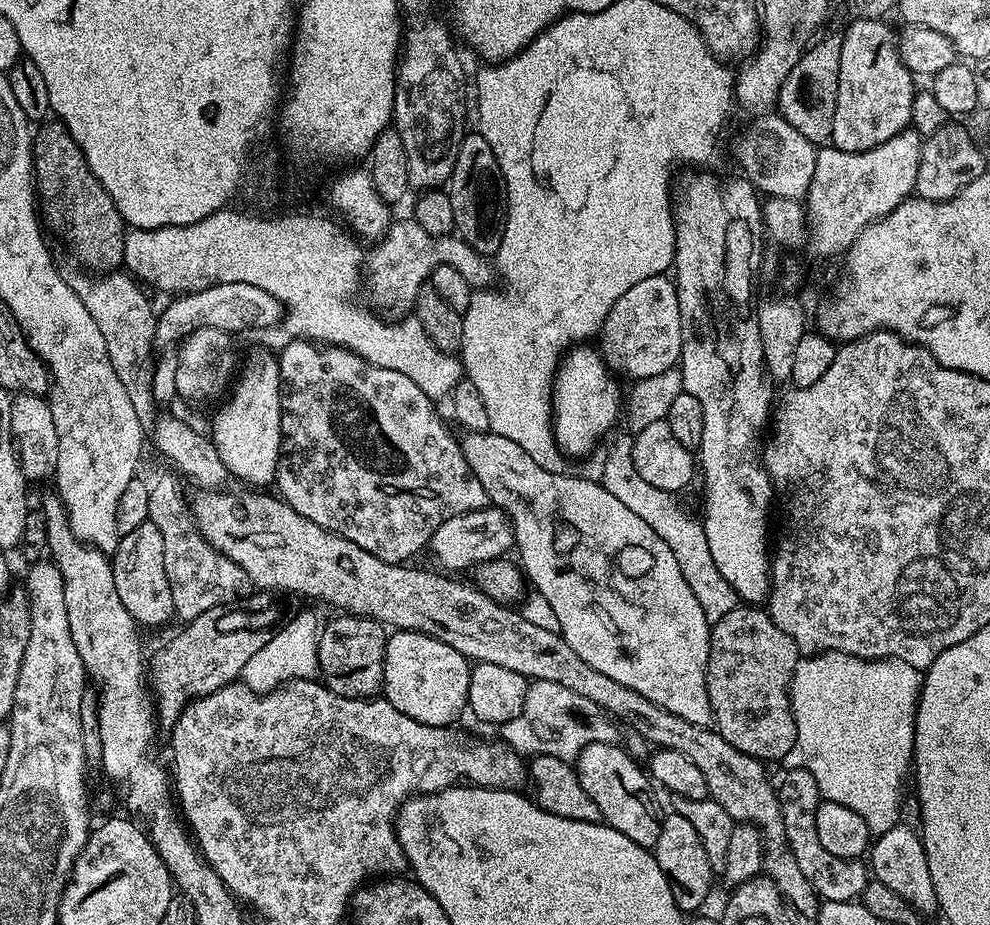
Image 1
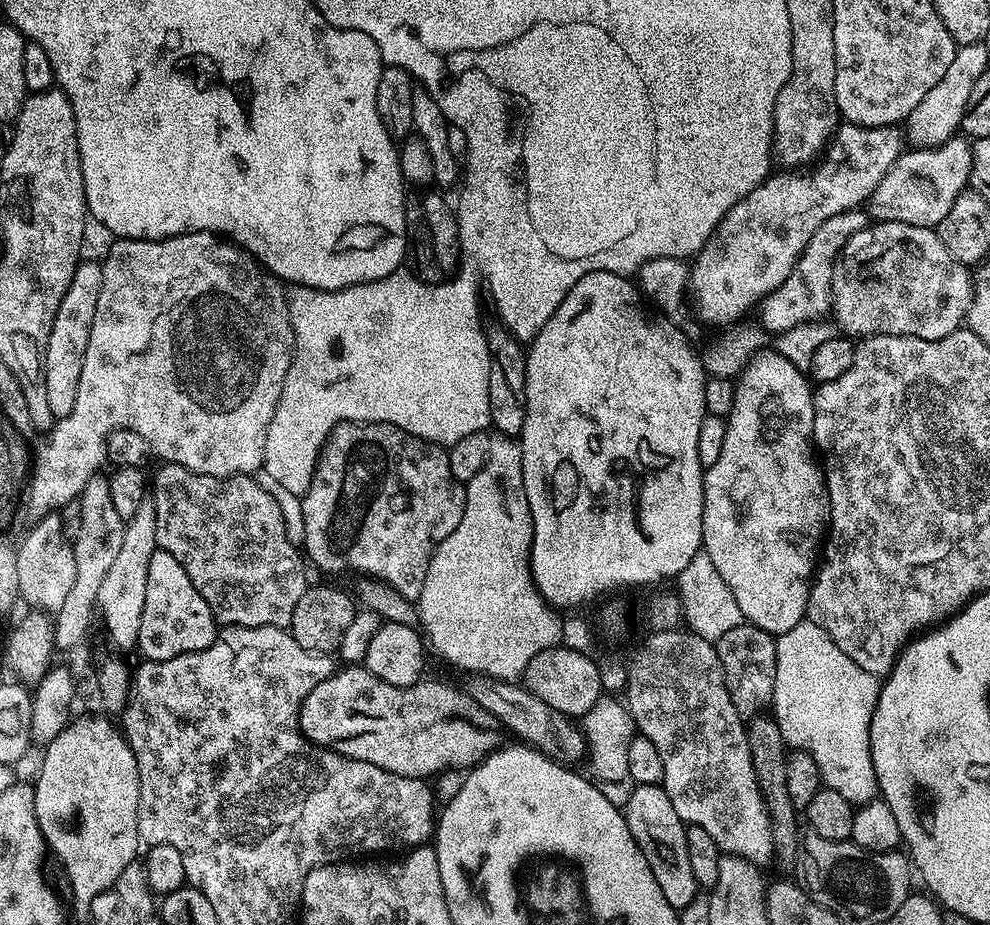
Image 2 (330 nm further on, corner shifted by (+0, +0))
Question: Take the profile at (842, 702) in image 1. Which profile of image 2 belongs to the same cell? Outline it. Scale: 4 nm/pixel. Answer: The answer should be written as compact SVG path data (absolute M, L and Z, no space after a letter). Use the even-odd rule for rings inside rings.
M807 618L794 626L794 630L786 630L781 636L775 637L775 642L776 673L770 712L778 722L785 745L814 758L814 766L818 766L823 787L838 790L838 794L842 794L842 798L854 806L869 804L878 796L870 754L870 722L880 697L881 681L874 674L862 670L858 662L846 658L823 626Z

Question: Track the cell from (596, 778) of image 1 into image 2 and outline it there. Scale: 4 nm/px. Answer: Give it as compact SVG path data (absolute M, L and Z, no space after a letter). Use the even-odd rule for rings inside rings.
M636 784L633 789L632 793L627 793L628 801L622 804L626 826L630 826L630 834L634 834L638 850L642 850L646 862L650 862L650 871L654 873L654 878L658 878L662 898L666 898L672 908L684 909L698 895L694 870L690 870L690 853L686 851L684 820L678 818L674 802L670 802L666 790L660 784Z

